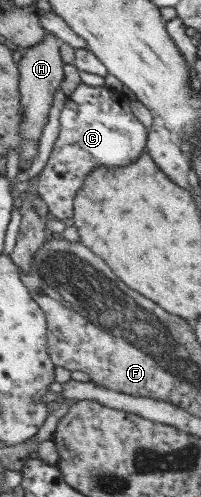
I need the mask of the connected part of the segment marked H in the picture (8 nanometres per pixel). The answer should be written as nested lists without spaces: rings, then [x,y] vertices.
[[[45,29],[45,38],[43,42],[36,44],[25,52],[25,55],[19,62],[21,69],[21,103],[22,113],[24,113],[24,122],[21,124],[22,148],[19,154],[33,160],[38,154],[38,144],[42,136],[42,128],[48,122],[48,112],[52,108],[52,102],[56,97],[56,90],[59,90],[62,80],[64,80],[64,64],[62,60],[61,40],[56,34]]]

